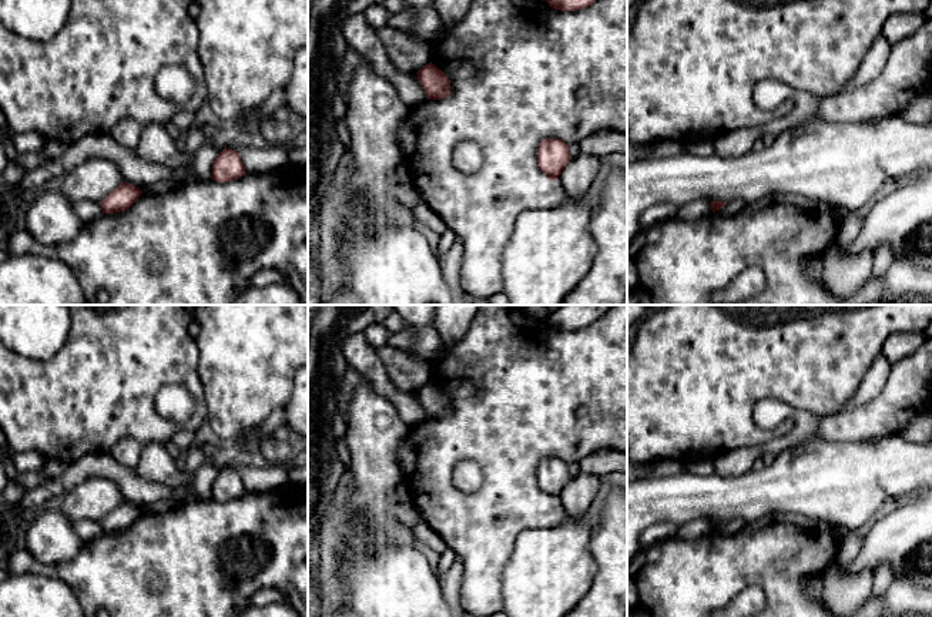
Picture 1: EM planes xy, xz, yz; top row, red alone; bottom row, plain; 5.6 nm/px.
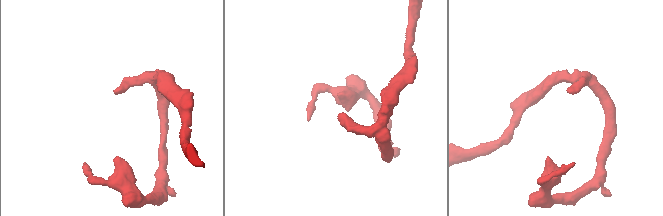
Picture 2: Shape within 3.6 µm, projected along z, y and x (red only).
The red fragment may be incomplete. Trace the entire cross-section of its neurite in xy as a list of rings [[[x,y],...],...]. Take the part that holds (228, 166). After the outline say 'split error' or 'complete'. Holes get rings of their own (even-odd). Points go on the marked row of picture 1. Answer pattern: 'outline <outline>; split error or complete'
outline [[[224,148],[215,158],[211,180],[217,182],[228,182],[244,177],[245,167],[235,150]]]; complete

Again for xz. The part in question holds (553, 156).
outline [[[547,138],[539,144],[537,165],[550,181],[557,181],[570,160],[569,145],[564,141]]]; complete

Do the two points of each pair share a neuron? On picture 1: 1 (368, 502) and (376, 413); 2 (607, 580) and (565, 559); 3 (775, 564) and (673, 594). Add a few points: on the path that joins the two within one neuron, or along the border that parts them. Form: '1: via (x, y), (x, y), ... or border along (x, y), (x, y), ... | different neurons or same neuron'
1: via (374, 480), (374, 435) | same neuron
2: border along (590, 540), (596, 572), (577, 602) | different neurons
3: via (750, 564), (723, 564), (698, 577) | same neuron

